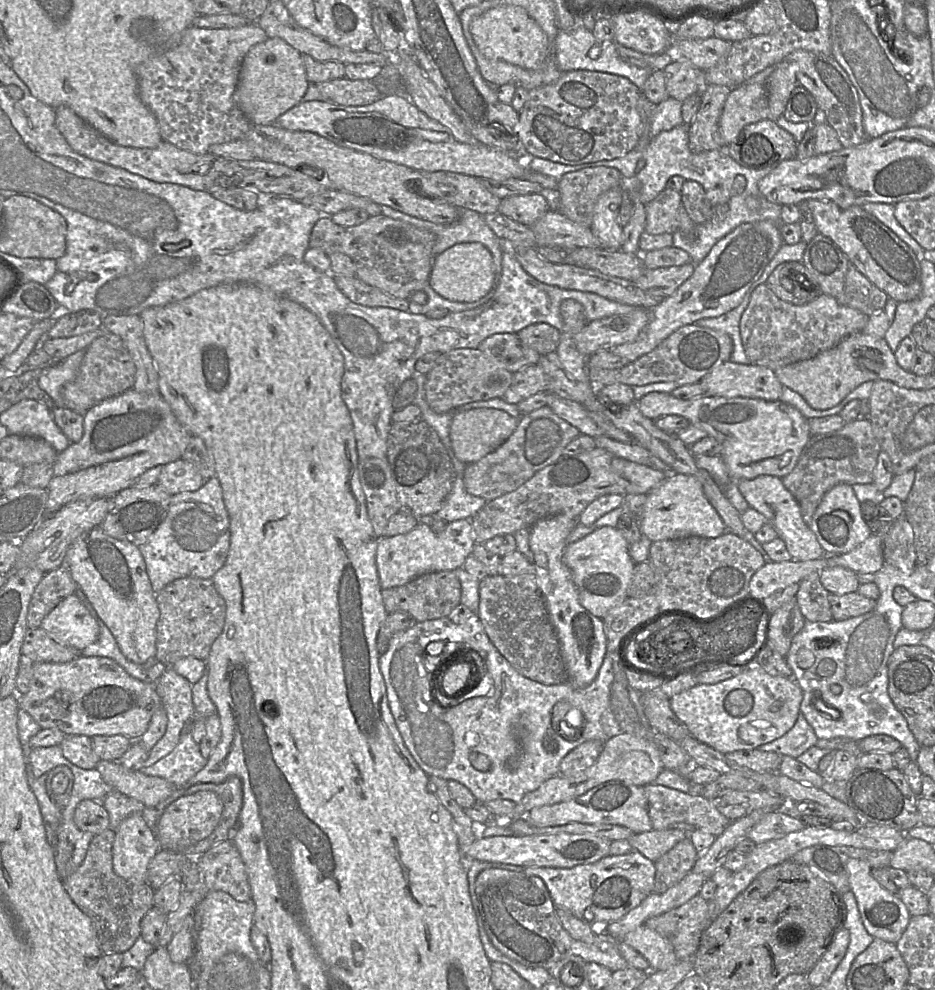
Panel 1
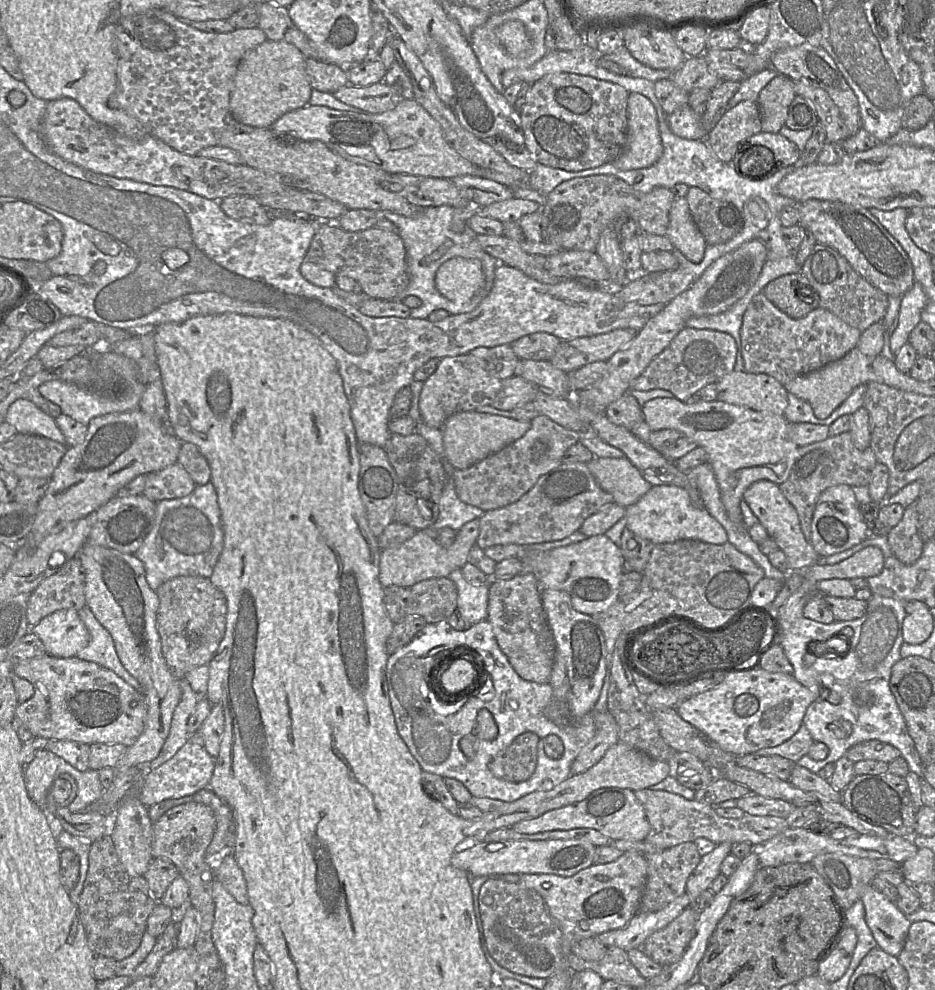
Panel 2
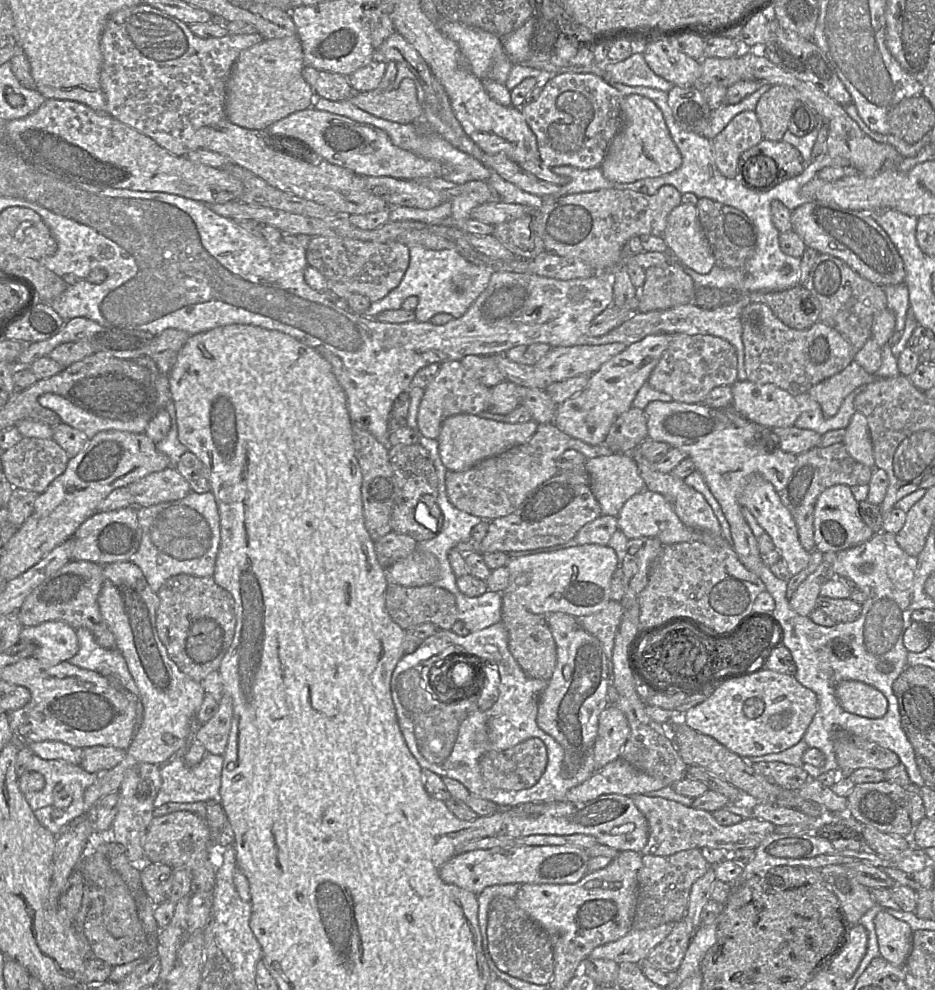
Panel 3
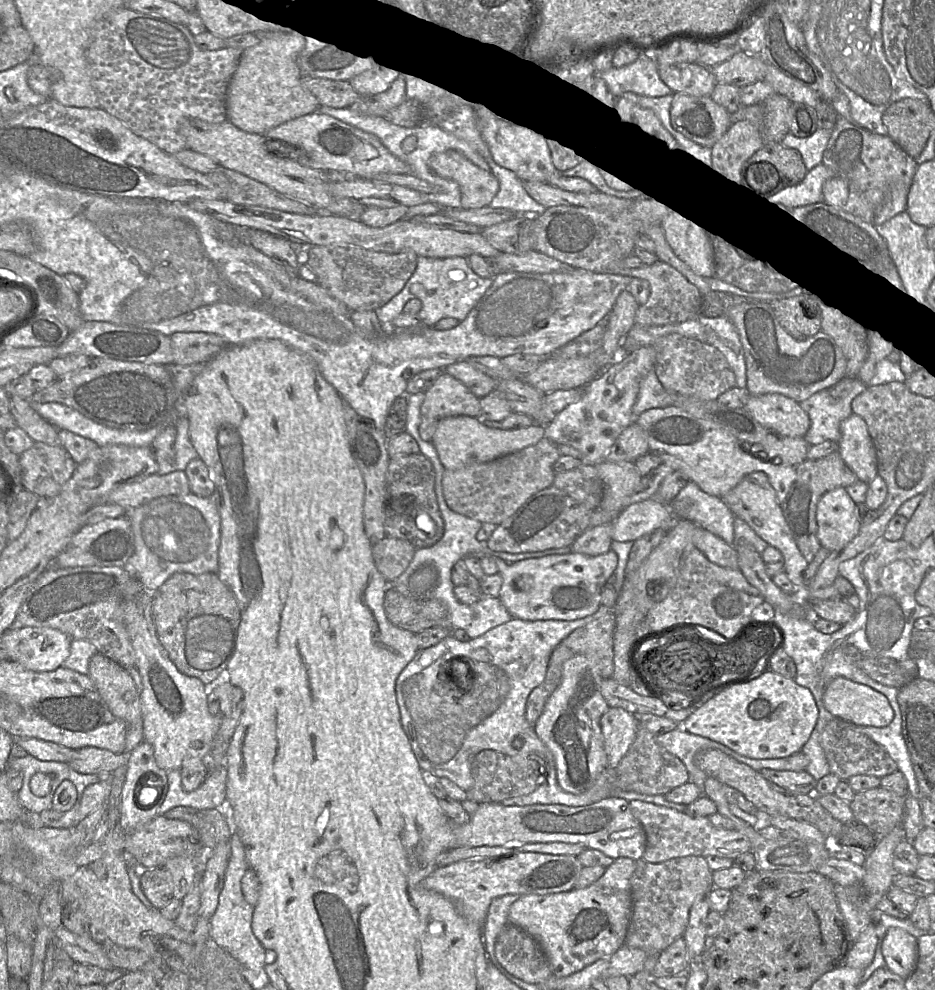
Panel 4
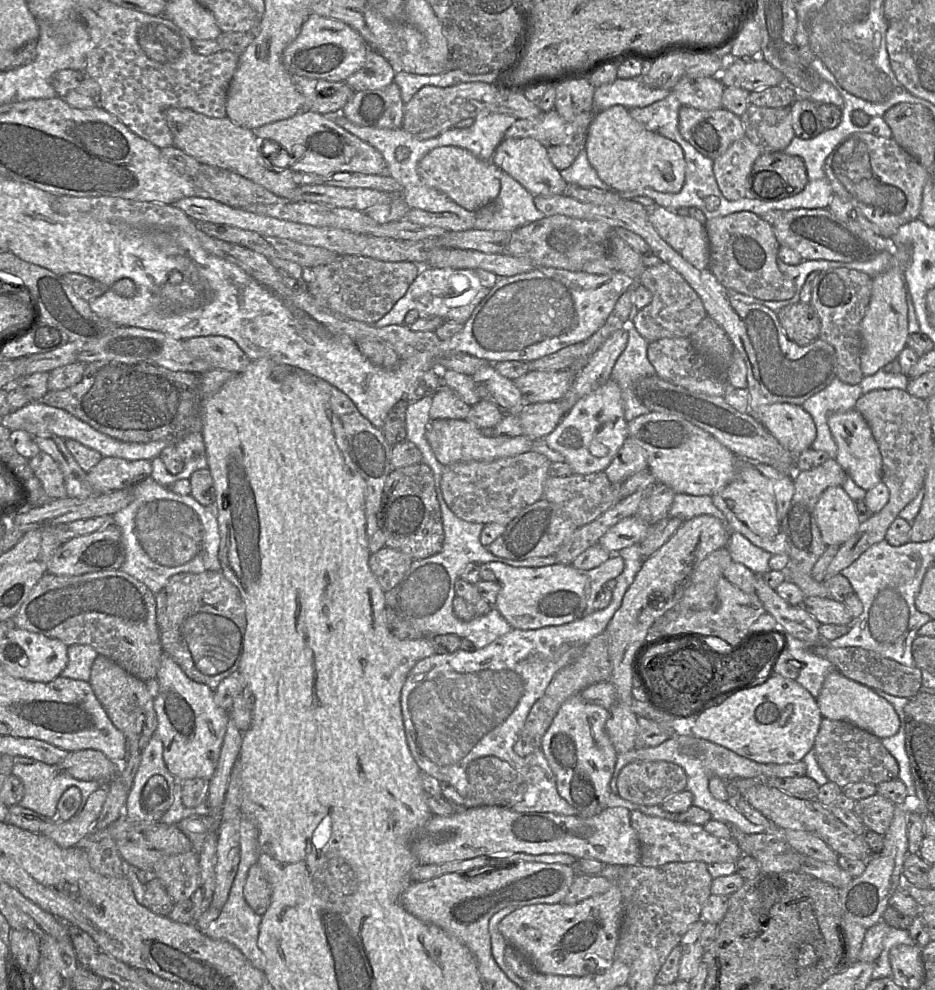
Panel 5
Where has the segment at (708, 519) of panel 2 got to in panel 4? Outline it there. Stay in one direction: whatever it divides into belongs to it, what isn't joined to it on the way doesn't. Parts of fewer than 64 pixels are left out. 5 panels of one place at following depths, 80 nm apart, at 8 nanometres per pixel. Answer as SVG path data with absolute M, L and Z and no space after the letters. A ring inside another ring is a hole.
M654 498L633 503L621 510L612 522L611 539L634 542L658 529L668 532L675 519L670 507Z

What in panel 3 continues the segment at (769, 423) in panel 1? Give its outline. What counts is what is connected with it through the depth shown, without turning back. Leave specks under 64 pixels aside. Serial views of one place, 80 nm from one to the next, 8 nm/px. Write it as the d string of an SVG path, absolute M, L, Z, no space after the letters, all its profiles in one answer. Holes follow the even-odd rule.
M672 400L670 402L650 402L643 411L647 421L648 438L667 443L671 448L678 448L693 460L695 470L699 471L703 476L705 483L720 504L729 523L732 535L732 547L739 560L749 571L758 576L762 556L759 552L757 538L753 535L742 514L742 507L739 504L738 498L747 479L754 474L762 476L763 479L771 483L775 490L780 493L788 484L793 473L796 456L784 452L777 447L769 446L769 431L773 428L764 428L740 416L728 417L720 408L712 408L704 404L685 404Z

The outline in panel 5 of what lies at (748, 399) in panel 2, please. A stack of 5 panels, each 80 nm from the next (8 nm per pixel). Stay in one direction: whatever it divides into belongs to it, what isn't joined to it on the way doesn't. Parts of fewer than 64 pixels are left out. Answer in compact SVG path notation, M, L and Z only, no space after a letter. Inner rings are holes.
M795 404L768 405L761 413L759 422L785 449L796 456L812 448L817 434L811 415Z

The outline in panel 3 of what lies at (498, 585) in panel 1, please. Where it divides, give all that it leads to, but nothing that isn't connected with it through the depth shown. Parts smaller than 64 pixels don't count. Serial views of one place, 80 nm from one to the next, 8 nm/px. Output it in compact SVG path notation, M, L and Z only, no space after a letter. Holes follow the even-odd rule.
M504 591L501 598L501 623L508 633L511 654L528 677L548 681L556 665L556 645L546 617L530 612L514 594Z

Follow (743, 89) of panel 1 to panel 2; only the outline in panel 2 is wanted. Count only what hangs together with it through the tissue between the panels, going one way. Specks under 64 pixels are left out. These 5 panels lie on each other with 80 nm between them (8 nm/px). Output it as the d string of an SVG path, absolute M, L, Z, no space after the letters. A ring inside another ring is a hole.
M745 100L725 109L715 127L708 133L706 143L719 160L732 164L739 144L761 131L757 101Z

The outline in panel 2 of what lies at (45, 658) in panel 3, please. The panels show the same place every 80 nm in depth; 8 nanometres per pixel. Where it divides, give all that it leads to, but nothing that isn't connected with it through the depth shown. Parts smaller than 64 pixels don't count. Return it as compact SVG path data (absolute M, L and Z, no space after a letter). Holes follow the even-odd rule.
M74 609L57 610L29 629L42 641L47 655L70 658L84 649L90 634Z

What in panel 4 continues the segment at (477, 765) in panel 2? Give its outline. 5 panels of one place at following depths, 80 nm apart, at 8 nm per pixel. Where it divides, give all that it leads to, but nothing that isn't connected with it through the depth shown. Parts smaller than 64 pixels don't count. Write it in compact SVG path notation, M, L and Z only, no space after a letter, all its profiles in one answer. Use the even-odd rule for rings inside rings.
M593 614L572 621L528 621L511 617L508 622L466 642L461 642L450 634L438 644L420 650L399 674L395 694L402 728L421 770L430 772L438 778L447 778L466 792L473 786L472 761L481 751L492 750L508 756L530 752L545 762L545 772L540 774L540 780L532 793L506 799L500 803L501 805L561 804L573 807L586 805L585 800L580 800L580 794L568 793L558 784L554 757L536 734L535 727L527 721L526 704L530 693L545 680L554 649L573 631L592 620L594 620ZM517 738L523 741L520 749L513 747L513 742Z

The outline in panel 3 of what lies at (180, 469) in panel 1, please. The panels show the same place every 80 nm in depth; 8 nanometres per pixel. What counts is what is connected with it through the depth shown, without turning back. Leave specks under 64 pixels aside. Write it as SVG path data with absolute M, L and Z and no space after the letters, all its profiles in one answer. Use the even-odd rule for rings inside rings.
M173 466L150 473L127 487L134 499L135 507L148 507L178 500L191 491L188 481Z

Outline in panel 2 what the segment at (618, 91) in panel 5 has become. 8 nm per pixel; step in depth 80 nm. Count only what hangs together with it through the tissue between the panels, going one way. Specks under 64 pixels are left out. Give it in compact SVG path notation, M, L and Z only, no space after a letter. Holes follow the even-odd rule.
M624 46L611 54L601 56L598 64L614 74L644 78L651 82L656 82L660 79L670 79L672 74L670 70L653 69L640 63Z

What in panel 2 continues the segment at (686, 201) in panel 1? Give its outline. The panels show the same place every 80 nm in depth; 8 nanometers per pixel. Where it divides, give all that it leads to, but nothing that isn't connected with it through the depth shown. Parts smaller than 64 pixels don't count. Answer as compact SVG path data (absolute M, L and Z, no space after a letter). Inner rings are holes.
M689 187L686 200L707 244L726 243L742 231L744 219L734 205L711 198L697 187Z

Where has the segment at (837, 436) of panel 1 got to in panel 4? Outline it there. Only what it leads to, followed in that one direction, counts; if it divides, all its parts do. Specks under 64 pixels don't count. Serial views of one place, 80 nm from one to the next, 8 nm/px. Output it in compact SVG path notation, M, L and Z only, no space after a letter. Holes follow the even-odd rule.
M836 450L818 460L805 459L796 466L796 478L786 498L780 503L789 531L803 557L810 563L820 550L817 538L816 507L820 497L835 488L846 488L858 481Z

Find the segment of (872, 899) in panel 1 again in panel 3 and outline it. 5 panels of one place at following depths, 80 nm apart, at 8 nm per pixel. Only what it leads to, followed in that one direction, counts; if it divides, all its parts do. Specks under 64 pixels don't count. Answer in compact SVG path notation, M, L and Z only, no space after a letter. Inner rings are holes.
M882 907L874 923L881 956L892 965L903 967L913 947L911 927Z

